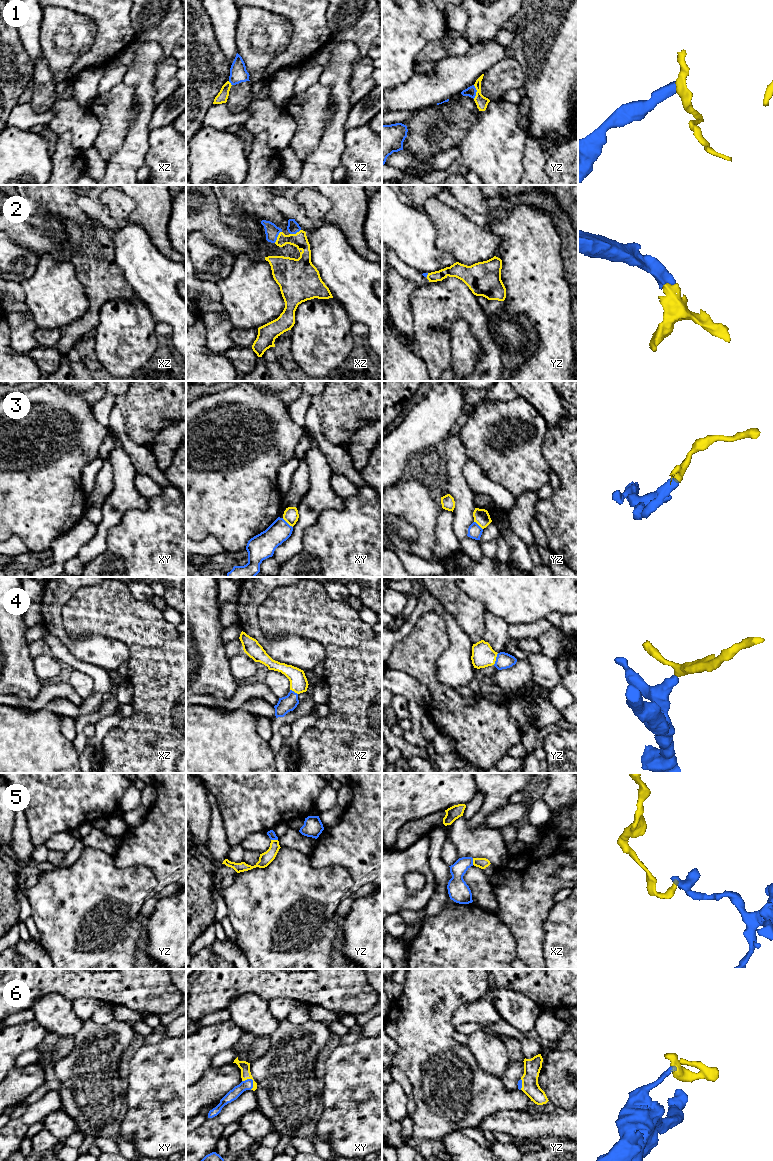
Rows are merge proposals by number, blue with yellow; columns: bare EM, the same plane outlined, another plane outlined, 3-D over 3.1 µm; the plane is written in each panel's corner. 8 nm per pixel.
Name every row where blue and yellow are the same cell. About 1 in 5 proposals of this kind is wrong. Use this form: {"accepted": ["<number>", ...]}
{"accepted": ["2", "4", "6"]}

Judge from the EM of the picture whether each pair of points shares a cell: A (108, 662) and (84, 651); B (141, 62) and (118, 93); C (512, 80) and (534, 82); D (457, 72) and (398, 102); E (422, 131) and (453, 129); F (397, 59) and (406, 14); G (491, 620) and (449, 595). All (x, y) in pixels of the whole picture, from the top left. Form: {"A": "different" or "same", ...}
{"A": "same", "B": "different", "C": "different", "D": "same", "E": "same", "F": "same", "G": "different"}

